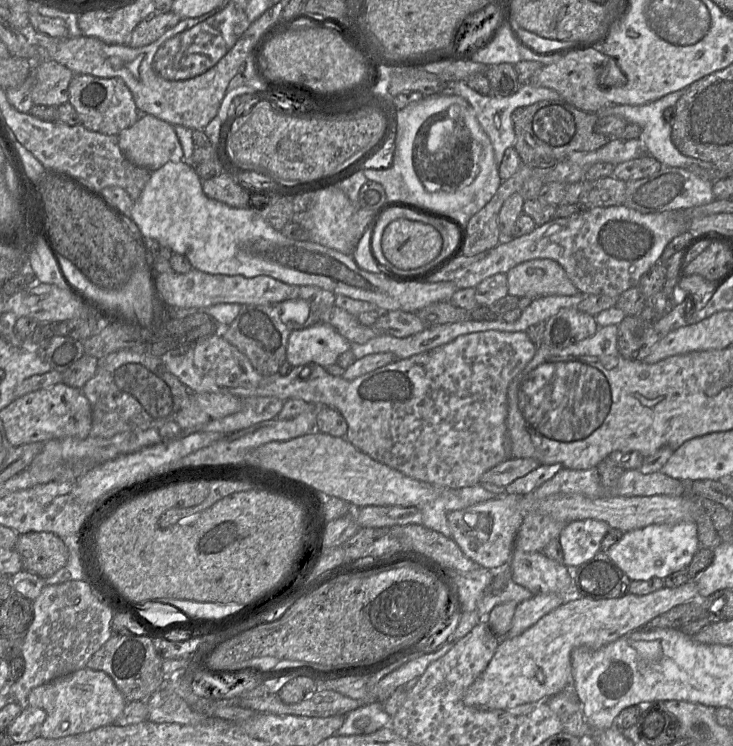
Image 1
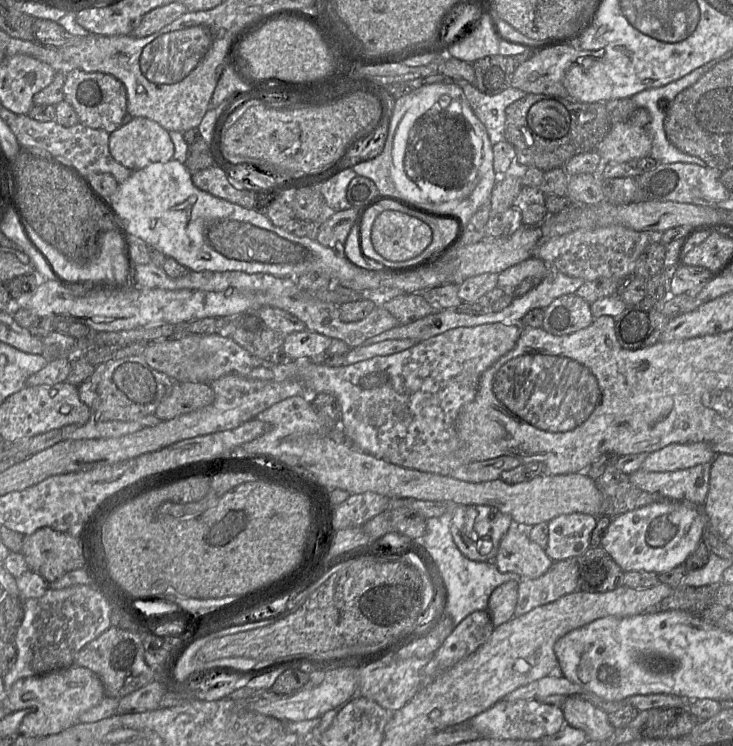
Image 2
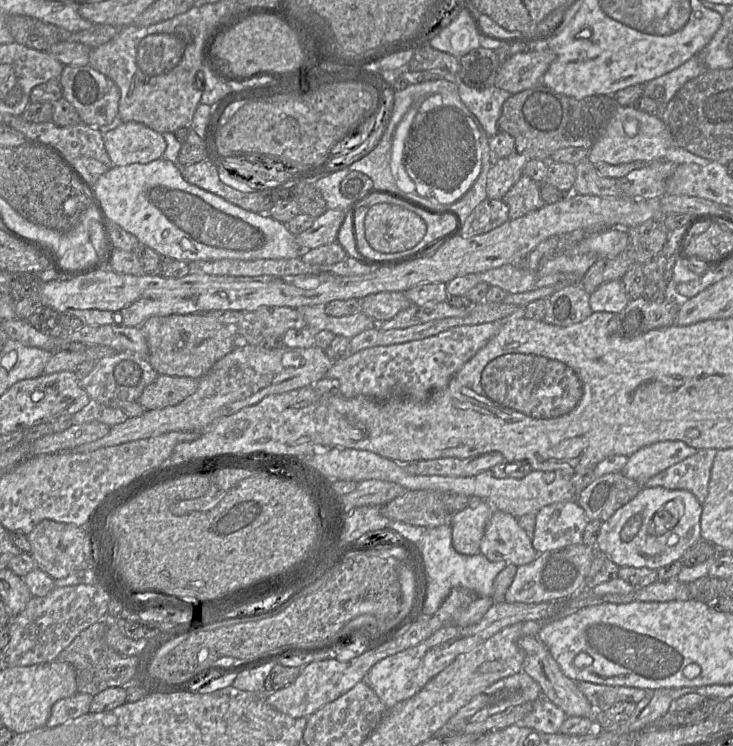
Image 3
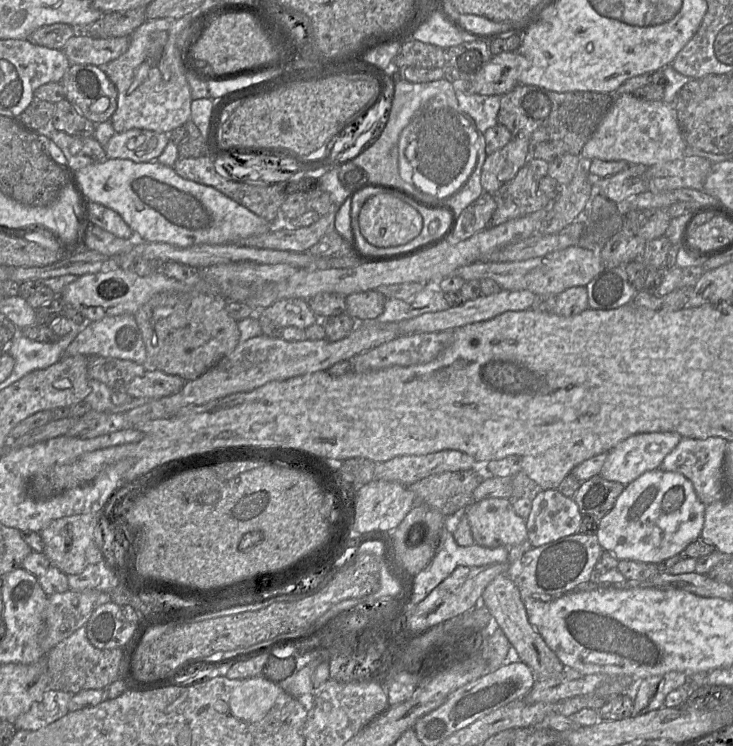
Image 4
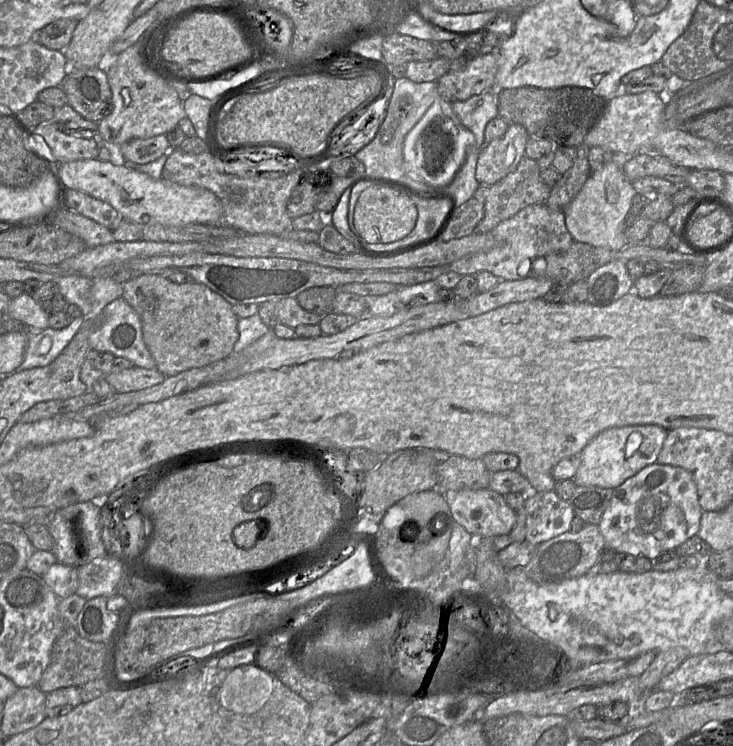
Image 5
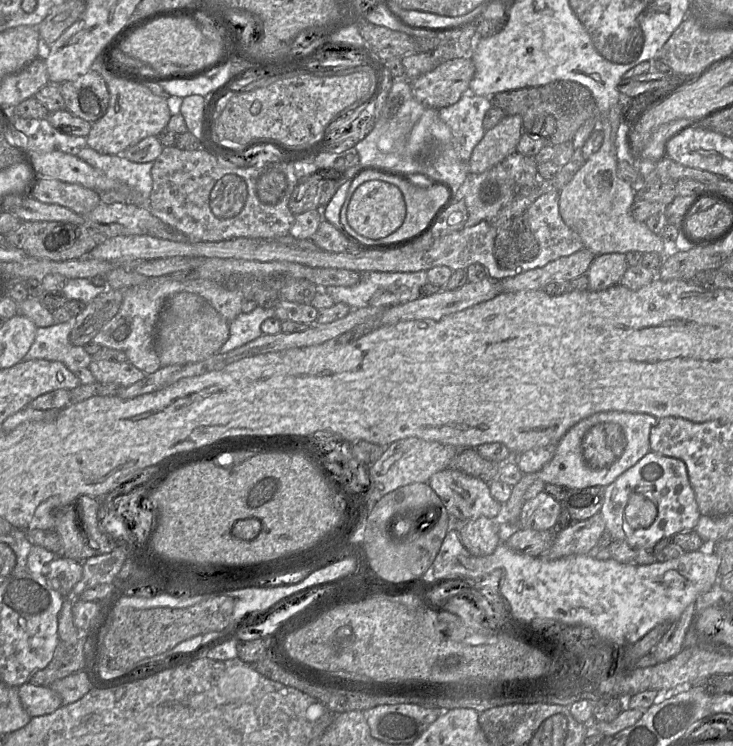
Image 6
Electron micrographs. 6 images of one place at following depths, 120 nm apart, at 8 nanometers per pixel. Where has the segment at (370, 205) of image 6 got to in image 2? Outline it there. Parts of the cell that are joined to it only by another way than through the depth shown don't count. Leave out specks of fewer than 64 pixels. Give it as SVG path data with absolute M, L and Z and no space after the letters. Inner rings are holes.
M384 210L375 219L371 242L385 262L409 262L430 245L431 228L420 219L402 210Z

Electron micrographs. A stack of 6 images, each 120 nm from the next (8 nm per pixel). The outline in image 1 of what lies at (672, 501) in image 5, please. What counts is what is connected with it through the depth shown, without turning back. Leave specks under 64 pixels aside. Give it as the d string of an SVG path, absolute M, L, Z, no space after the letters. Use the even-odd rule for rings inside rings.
M686 521L675 525L653 524L625 532L620 541L605 553L633 581L655 577L664 579L678 570L687 568L699 548L696 523Z

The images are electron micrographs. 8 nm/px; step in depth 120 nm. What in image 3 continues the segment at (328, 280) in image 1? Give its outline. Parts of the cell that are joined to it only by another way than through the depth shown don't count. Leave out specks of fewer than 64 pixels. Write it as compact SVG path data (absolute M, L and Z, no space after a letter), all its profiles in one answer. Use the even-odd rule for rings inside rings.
M157 159L147 164L130 164L126 166L114 166L103 174L93 186L95 200L98 204L104 218L111 220L122 227L127 232L133 234L140 244L146 245L158 252L162 258L172 258L185 261L187 263L201 260L219 260L219 259L238 259L238 260L259 260L259 259L292 259L301 257L302 249L285 223L281 223L267 214L258 214L244 210L223 198L205 191L195 185L188 183L181 174L180 166L166 159Z

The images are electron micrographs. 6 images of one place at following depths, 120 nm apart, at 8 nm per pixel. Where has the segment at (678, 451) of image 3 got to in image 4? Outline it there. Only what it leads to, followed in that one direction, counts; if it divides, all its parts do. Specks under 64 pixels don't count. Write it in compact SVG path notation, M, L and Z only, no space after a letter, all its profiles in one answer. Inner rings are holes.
M651 432L630 436L607 453L599 476L627 486L643 473L659 469L664 458L679 444L681 439L682 436L677 432Z

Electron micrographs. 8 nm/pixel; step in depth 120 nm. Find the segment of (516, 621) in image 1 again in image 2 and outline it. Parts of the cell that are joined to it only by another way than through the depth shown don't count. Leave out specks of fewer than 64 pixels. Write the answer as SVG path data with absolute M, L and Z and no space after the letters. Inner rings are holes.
M577 559L554 561L542 576L522 578L518 583L518 599L515 616L521 616L532 609L558 600L579 588Z

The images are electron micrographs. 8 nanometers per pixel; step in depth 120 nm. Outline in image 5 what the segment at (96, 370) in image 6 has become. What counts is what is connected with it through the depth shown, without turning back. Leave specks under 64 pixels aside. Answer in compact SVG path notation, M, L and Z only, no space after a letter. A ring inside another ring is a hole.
M134 365L131 368L105 375L104 378L114 392L126 393L160 384L166 376L157 368L145 369Z

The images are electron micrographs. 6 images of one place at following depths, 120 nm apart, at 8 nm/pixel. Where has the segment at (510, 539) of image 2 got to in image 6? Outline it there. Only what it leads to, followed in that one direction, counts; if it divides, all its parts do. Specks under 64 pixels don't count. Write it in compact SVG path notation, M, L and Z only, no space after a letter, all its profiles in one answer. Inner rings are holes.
M449 467L433 474L428 484L452 516L453 527L454 521L482 516L501 520L502 504L492 497L489 482Z

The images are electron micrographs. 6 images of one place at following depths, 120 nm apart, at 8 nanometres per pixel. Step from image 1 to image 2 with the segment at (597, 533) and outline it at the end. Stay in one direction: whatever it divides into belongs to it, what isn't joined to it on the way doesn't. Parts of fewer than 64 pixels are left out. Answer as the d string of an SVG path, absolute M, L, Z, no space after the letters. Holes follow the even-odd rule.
M584 513L559 515L548 524L546 554L553 561L577 559L591 547L591 533L598 518Z

